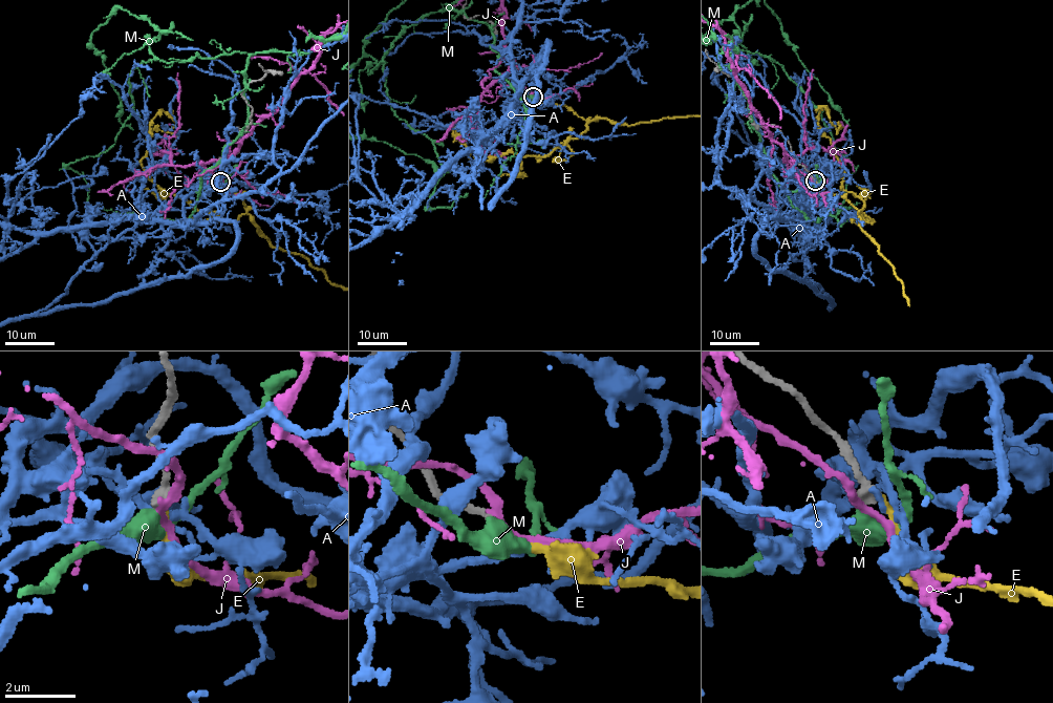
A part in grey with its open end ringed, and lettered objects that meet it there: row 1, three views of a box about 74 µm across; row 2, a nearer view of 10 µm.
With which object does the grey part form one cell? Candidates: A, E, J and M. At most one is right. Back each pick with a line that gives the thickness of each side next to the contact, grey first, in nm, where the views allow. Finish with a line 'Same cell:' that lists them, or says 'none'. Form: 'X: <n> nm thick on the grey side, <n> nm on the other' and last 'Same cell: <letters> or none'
E: 280 nm thick on the grey side, 190 nm on the other
Same cell: E

